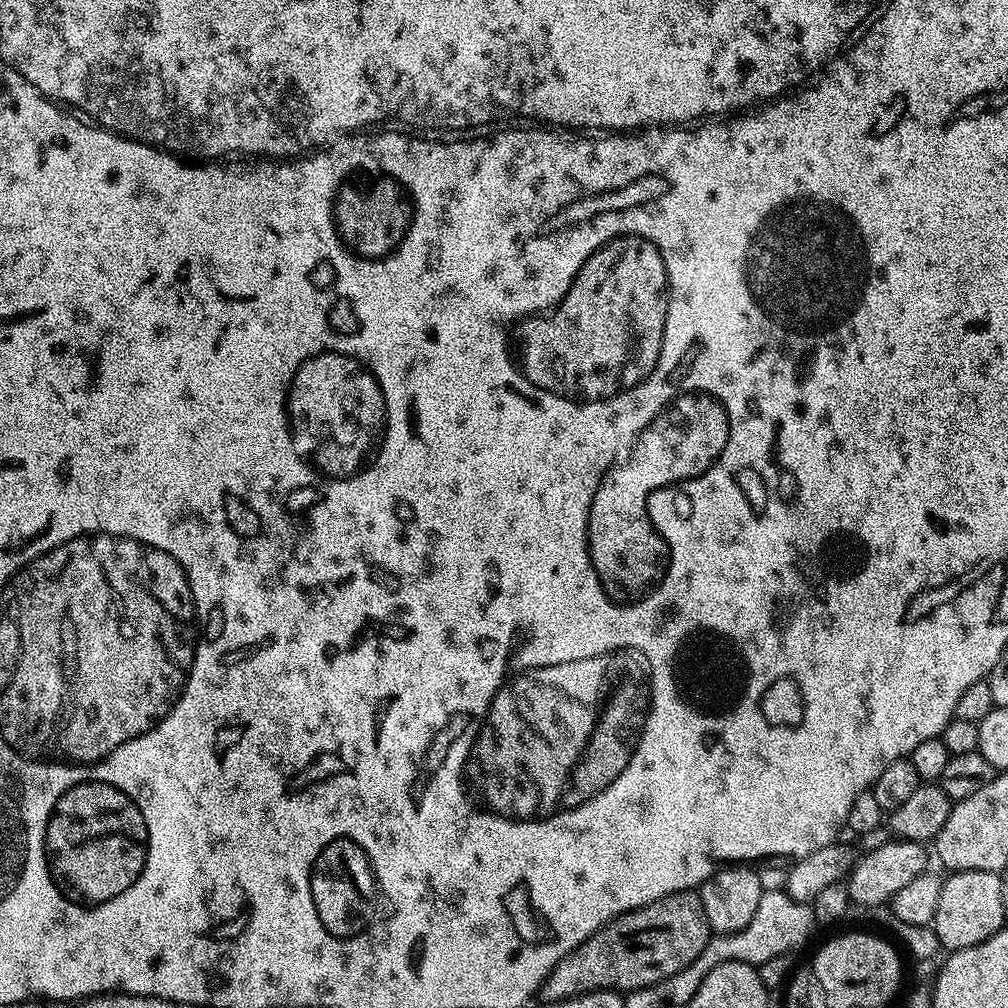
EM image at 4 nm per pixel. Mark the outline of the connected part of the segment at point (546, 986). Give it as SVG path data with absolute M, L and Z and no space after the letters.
M699 891L675 892L666 894L666 898L658 898L658 902L650 902L641 908L635 908L621 916L615 916L609 924L603 924L586 942L582 942L570 954L566 954L552 967L552 973L544 979L542 996L545 1001L565 1000L581 996L587 992L607 992L609 990L621 994L637 992L640 988L649 988L652 984L662 982L690 966L698 954L702 954L708 945L710 929L706 922L706 914L702 910Z

